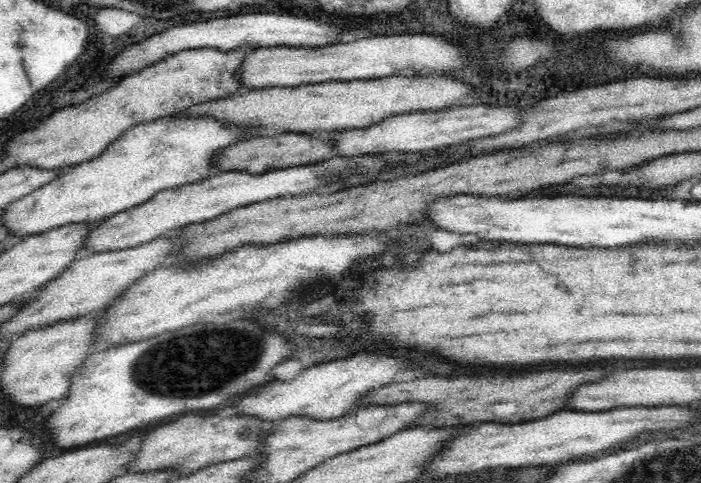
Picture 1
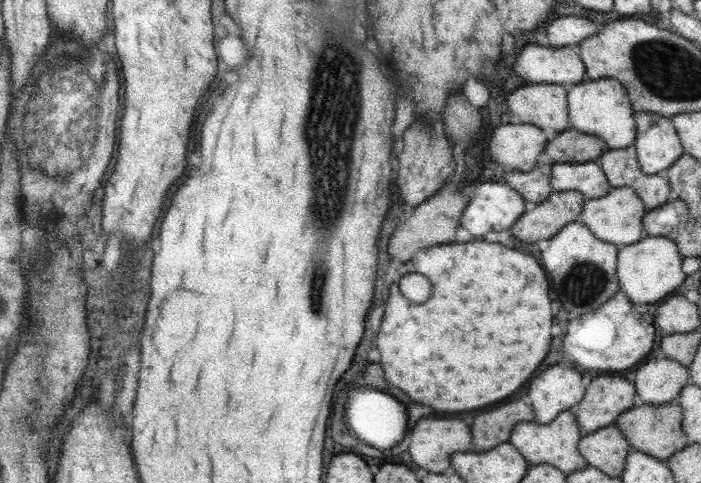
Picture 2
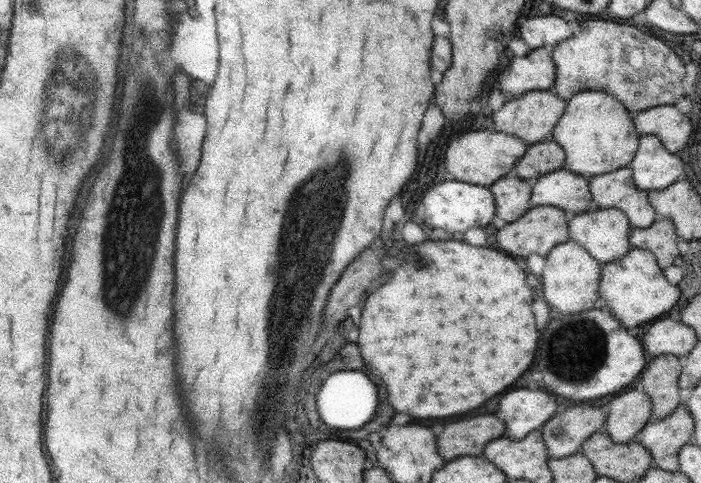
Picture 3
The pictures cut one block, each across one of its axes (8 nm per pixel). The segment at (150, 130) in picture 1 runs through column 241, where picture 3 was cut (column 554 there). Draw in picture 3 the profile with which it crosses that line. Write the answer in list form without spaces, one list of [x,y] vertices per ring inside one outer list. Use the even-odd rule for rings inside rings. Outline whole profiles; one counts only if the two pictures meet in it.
[[[582,91],[565,101],[563,115],[552,132],[553,141],[564,151],[563,169],[590,178],[628,166],[637,151],[640,135],[618,101],[613,94],[602,91]]]

